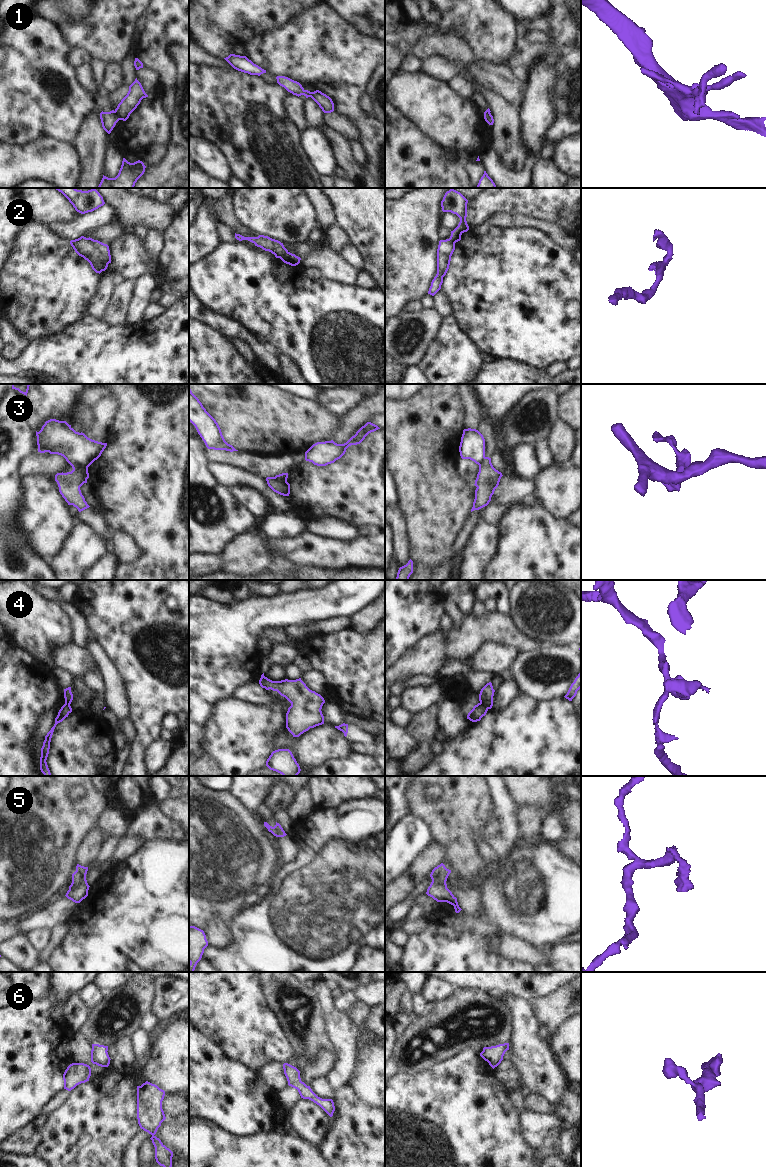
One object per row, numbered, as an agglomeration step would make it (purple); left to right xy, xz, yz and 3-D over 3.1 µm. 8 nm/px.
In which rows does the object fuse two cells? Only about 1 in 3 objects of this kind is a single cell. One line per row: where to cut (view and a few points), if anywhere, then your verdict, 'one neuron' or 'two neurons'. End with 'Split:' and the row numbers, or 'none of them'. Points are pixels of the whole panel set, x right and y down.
1: xy (114, 111), (119, 119) | two neurons
2: xz (289, 252), (286, 252), (280, 258) | two neurons
3: xz (266, 479), (276, 478), (286, 482) | two neurons
4: yz (480, 702), (488, 708) | two neurons
5: xy (85, 875), (74, 888), (69, 889) | two neurons
6: no cut | one neuron
Split: 1, 2, 3, 4, 5

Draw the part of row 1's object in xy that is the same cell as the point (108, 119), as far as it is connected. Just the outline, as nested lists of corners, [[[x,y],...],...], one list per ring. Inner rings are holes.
[[[114,110],[110,112],[101,112],[100,119],[102,123],[103,129],[110,134],[113,128],[115,127],[116,123],[119,121],[119,117],[115,113]]]

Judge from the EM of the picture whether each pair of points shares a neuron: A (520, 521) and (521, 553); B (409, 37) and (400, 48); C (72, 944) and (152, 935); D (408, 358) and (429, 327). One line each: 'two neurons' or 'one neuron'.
A: one neuron
B: one neuron
C: one neuron
D: one neuron

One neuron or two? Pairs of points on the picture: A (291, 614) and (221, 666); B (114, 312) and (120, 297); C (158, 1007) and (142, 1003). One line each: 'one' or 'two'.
A: one
B: one
C: two

